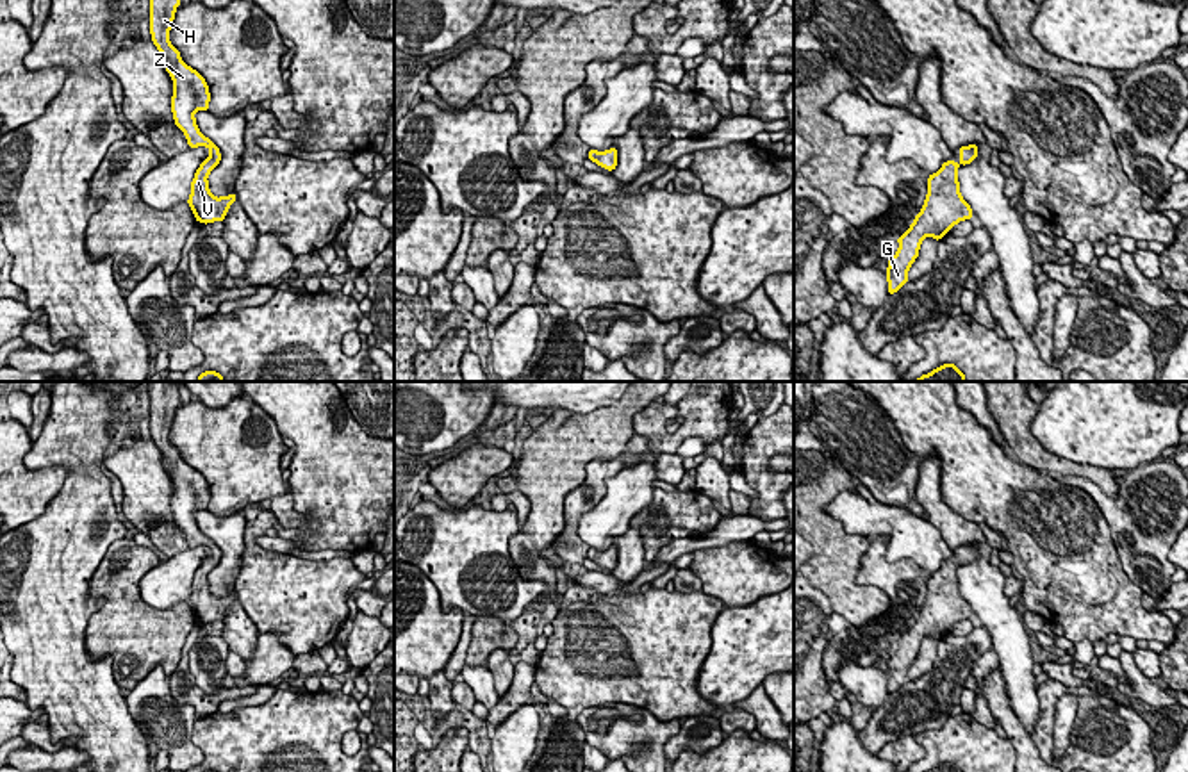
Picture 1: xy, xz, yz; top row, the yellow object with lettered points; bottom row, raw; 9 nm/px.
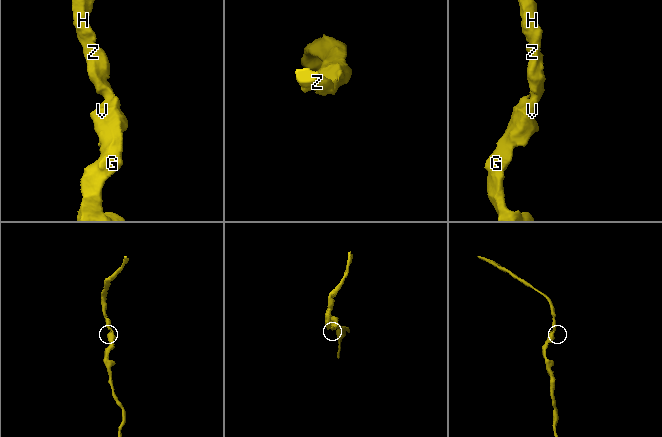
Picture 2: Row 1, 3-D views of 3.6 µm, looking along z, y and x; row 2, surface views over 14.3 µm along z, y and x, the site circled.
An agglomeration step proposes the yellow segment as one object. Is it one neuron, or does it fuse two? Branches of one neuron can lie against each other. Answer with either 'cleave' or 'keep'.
keep

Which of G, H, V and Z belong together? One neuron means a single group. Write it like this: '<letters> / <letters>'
G H V Z

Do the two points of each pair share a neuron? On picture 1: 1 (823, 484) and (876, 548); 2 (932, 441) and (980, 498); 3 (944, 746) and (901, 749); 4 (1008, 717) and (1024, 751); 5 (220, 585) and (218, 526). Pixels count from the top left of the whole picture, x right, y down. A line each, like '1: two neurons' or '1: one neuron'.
1: two neurons
2: one neuron
3: two neurons
4: one neuron
5: one neuron

